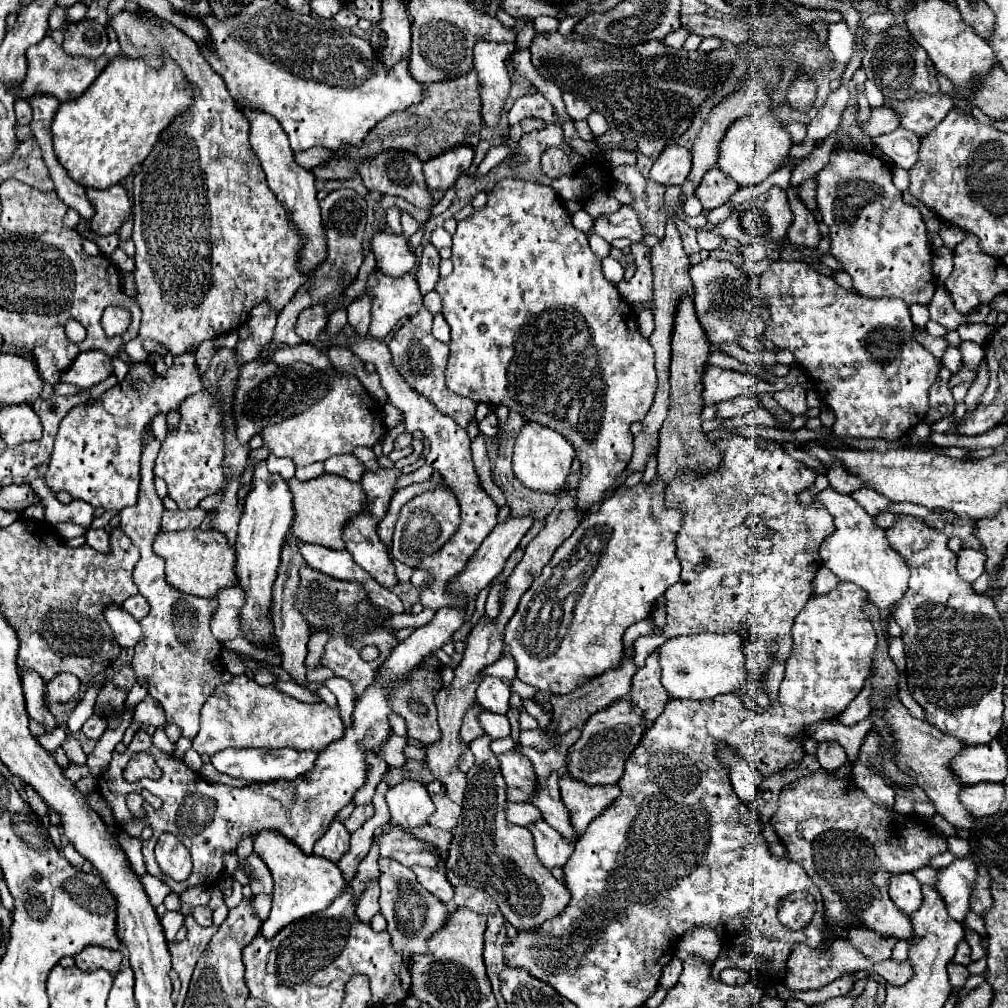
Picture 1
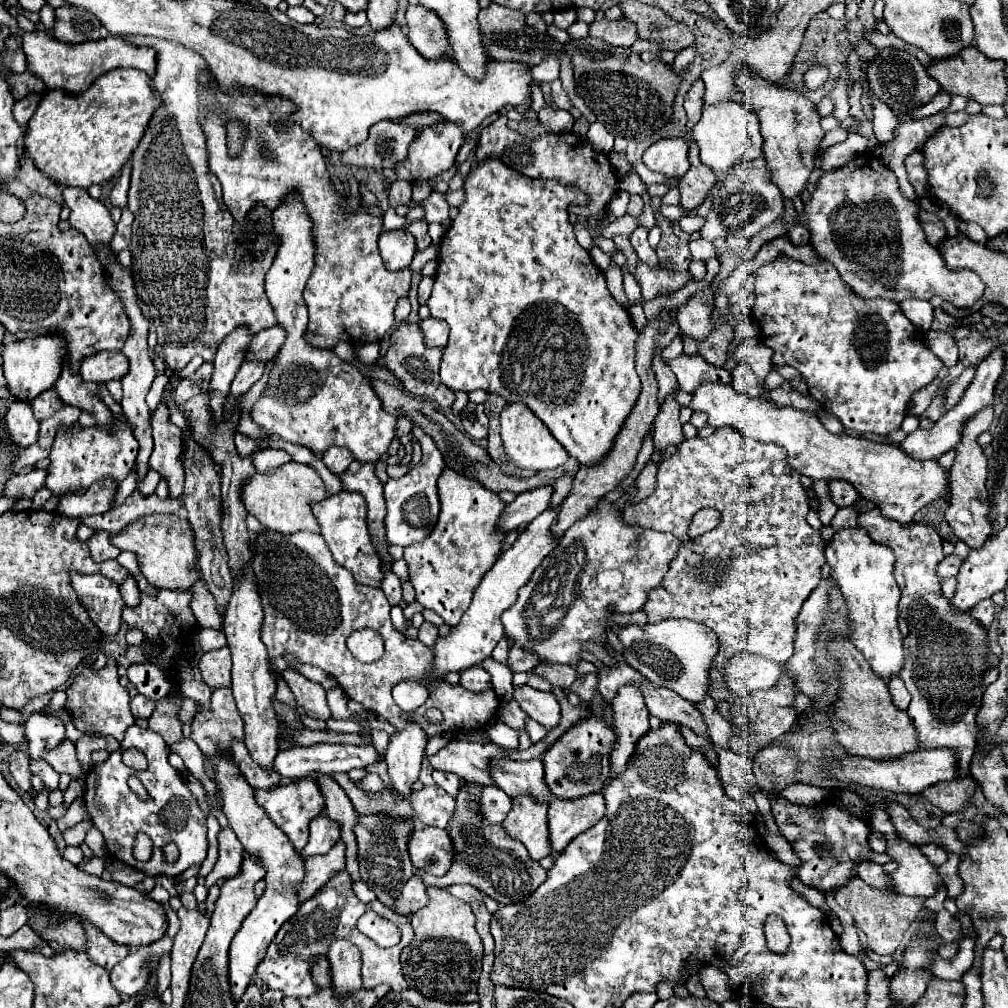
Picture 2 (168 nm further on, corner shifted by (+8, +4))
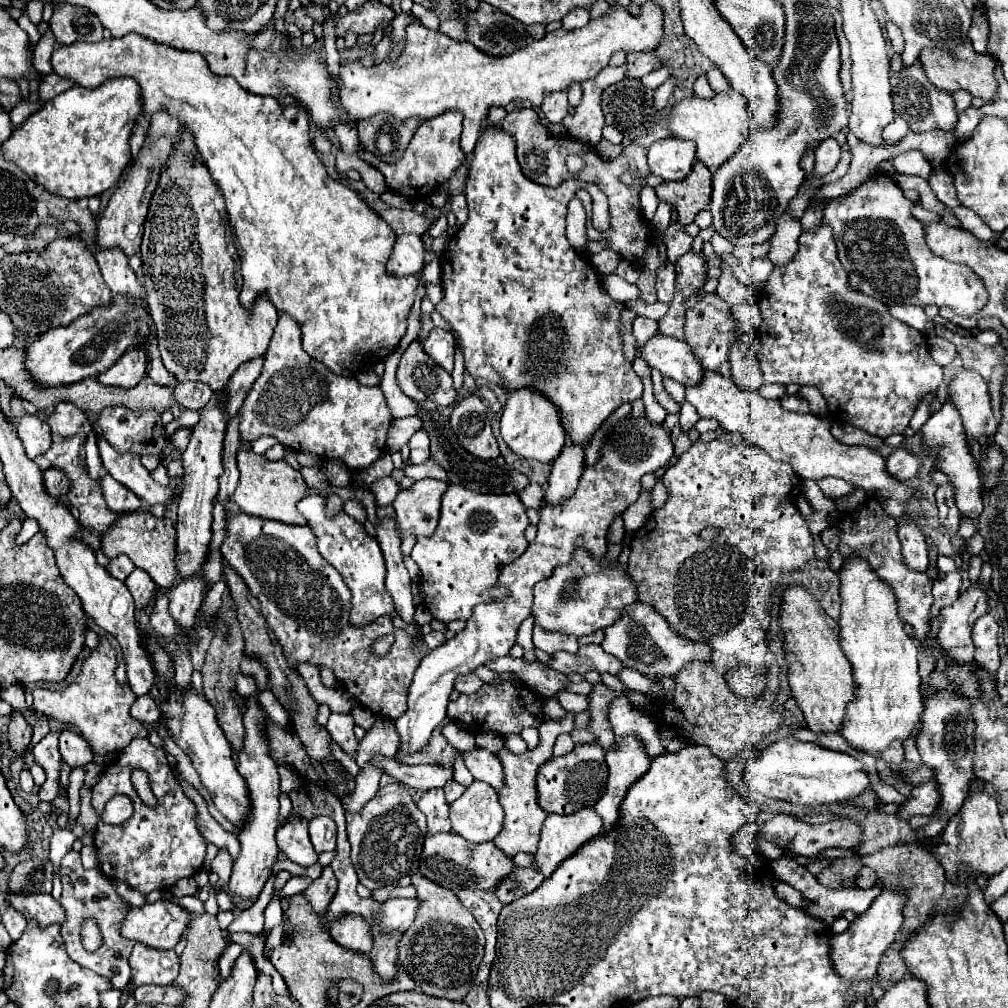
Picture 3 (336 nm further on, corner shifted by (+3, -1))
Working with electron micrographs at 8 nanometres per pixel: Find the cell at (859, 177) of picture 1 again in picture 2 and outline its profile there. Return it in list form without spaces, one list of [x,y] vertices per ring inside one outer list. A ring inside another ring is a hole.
[[[866,155],[852,159],[848,165],[836,171],[824,173],[816,183],[810,201],[804,203],[804,213],[810,231],[810,245],[818,251],[822,259],[830,261],[838,269],[846,285],[854,289],[854,293],[858,293],[860,297],[864,299],[882,297],[900,303],[908,297],[930,299],[938,295],[944,301],[952,303],[954,307],[960,309],[972,307],[984,293],[982,279],[970,269],[948,269],[940,251],[926,241],[926,235],[918,221],[918,211],[920,207],[900,193],[894,173],[880,159],[878,161],[868,159]]]

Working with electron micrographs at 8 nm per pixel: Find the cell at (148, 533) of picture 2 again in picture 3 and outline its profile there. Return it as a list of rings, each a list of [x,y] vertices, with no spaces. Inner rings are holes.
[[[151,512],[125,514],[107,534],[101,536],[101,548],[109,558],[127,554],[135,566],[145,570],[163,590],[173,588],[179,578],[179,570],[175,570],[175,524],[169,518],[157,518]]]

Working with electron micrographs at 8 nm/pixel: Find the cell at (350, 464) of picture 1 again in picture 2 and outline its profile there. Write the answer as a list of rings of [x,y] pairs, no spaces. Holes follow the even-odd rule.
[[[352,461],[350,467],[340,475],[342,487],[346,491],[356,491],[366,499],[366,509],[368,509],[368,531],[374,543],[374,549],[378,551],[382,559],[382,571],[390,571],[394,557],[390,555],[388,539],[386,539],[386,529],[384,529],[384,517],[386,517],[386,505],[384,505],[384,493],[382,493],[382,483],[374,475],[374,465],[372,463],[358,463]]]

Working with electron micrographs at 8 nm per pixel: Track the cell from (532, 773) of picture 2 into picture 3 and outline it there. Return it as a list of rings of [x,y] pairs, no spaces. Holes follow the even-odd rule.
[[[475,748],[471,752],[465,752],[463,760],[469,772],[475,776],[475,780],[487,782],[497,792],[503,788],[503,766],[495,754],[483,748]]]

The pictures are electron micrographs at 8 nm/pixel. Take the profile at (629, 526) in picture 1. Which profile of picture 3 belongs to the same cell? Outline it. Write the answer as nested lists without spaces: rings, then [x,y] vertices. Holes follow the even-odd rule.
[[[575,544],[571,560],[553,570],[553,576],[537,582],[533,588],[533,606],[531,616],[535,626],[543,626],[543,630],[555,630],[571,636],[589,636],[599,628],[611,626],[619,620],[625,606],[637,602],[635,582],[619,560],[607,560],[605,556],[595,556],[583,546]]]

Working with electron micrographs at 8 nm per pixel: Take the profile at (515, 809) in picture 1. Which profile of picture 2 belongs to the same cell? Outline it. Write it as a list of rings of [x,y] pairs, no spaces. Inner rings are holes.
[[[484,785],[480,789],[480,799],[478,799],[478,811],[484,821],[490,825],[498,825],[506,819],[510,811],[510,797],[502,793],[498,787]]]

